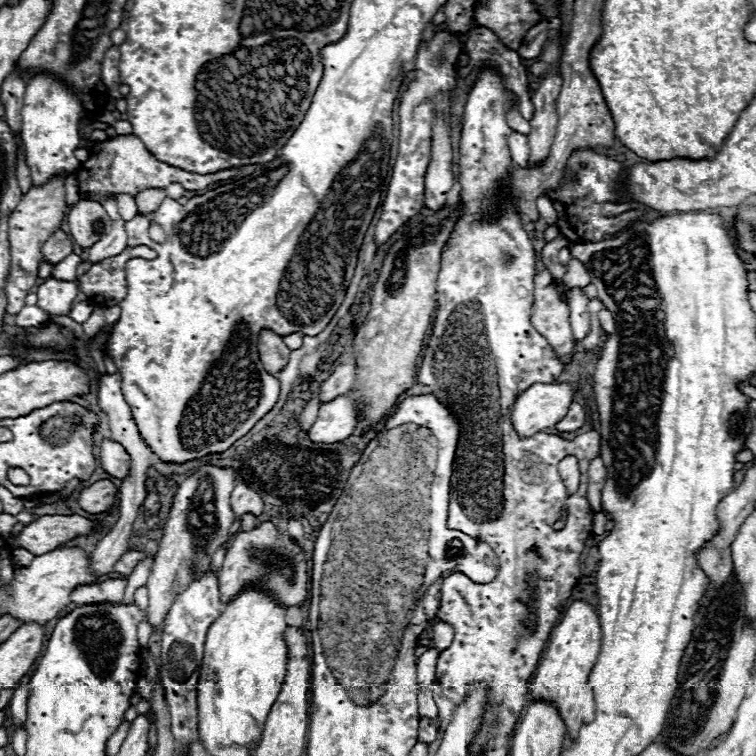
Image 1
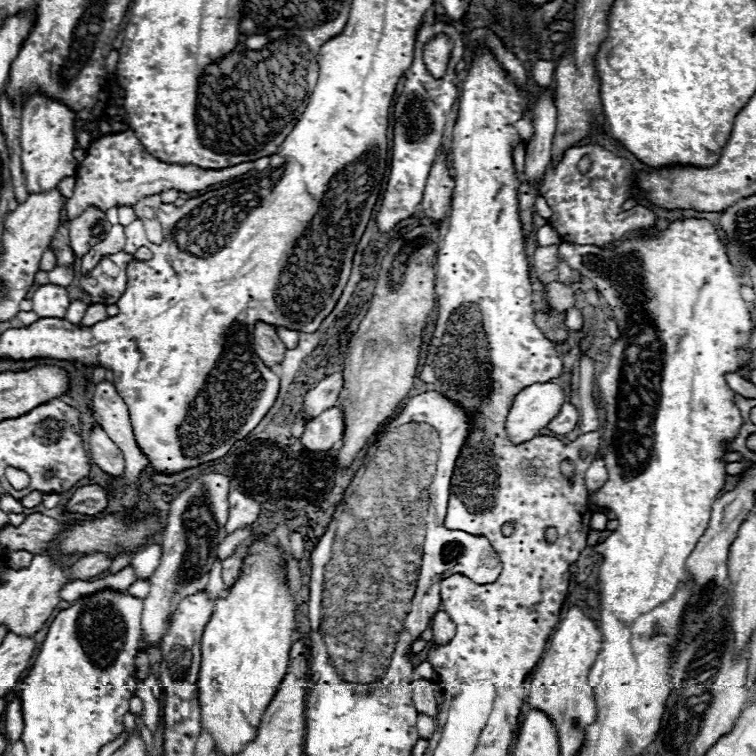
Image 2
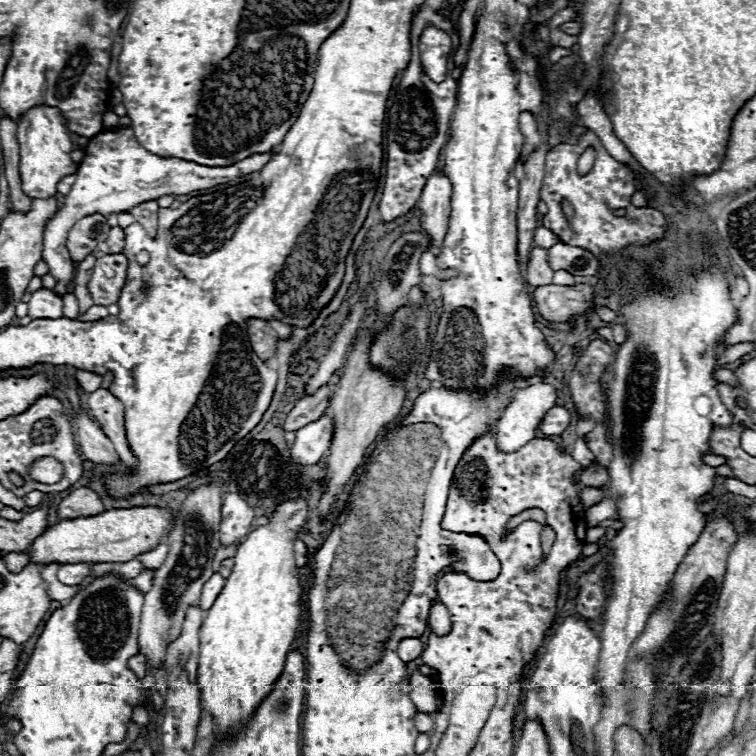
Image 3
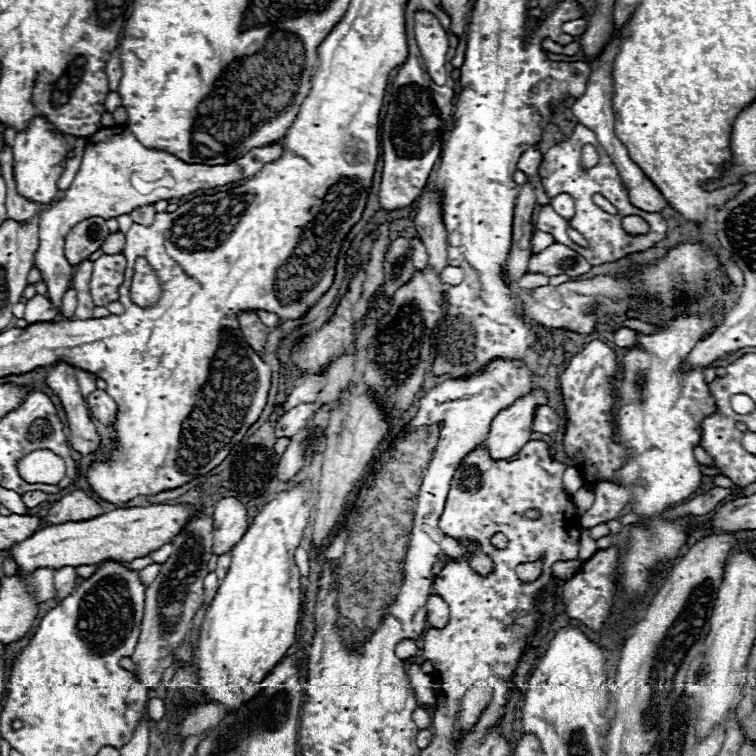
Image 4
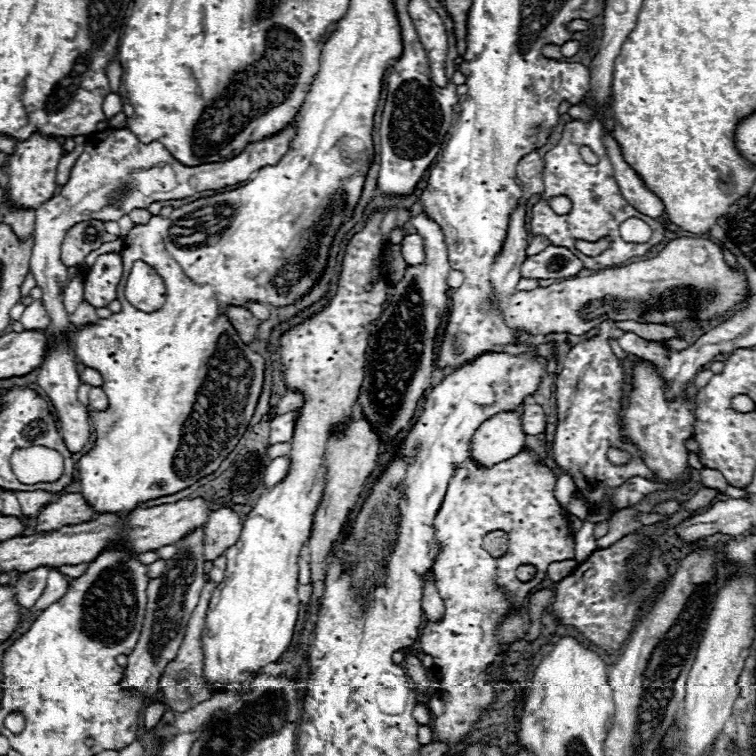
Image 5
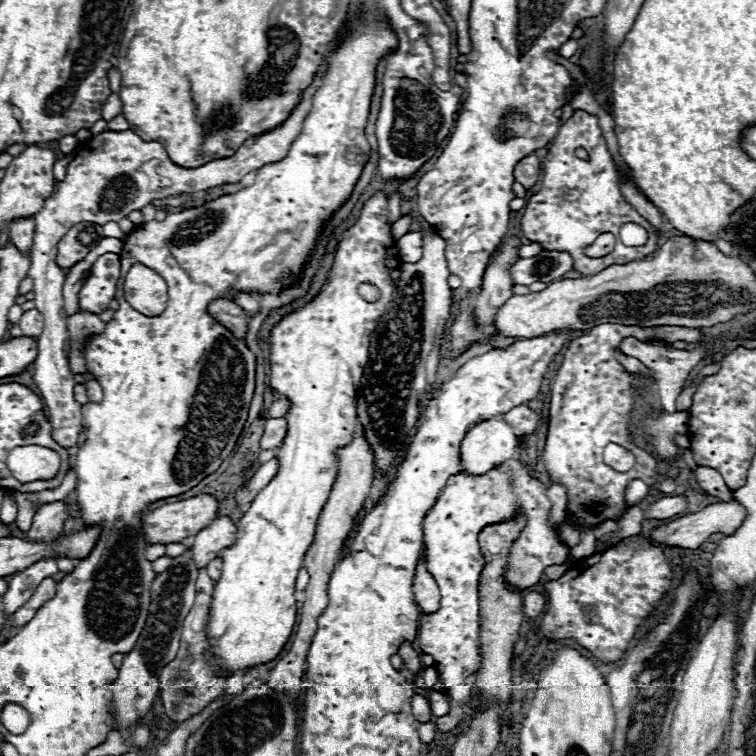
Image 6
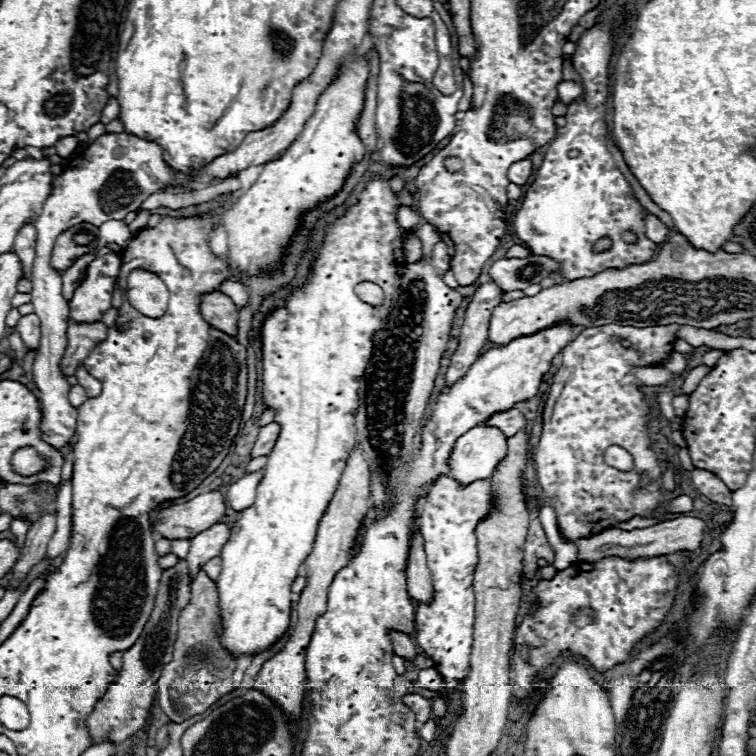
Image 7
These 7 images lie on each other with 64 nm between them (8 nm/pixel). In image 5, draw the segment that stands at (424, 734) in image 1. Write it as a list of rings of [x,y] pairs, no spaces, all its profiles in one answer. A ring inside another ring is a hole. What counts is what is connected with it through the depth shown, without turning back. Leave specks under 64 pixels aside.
[[[416,704],[416,708],[414,708],[414,720],[416,720],[420,726],[430,724],[430,722],[432,722],[432,712],[430,712],[424,704]]]

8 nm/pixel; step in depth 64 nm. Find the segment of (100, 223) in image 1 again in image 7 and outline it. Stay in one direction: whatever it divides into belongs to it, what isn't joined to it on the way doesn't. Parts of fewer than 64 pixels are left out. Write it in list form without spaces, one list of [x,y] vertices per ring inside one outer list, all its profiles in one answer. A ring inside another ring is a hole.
[[[88,222],[76,224],[62,232],[54,244],[52,252],[52,268],[56,270],[66,270],[70,262],[76,262],[82,254],[92,252],[94,248],[100,246],[100,236],[98,236],[98,226],[92,226]]]

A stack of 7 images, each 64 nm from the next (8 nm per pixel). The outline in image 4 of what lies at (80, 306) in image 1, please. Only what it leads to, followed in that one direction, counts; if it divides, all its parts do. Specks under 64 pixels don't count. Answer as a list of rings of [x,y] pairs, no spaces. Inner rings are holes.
[[[70,288],[70,290],[66,290],[66,294],[62,298],[62,314],[66,318],[72,318],[74,310],[76,310],[76,290]]]

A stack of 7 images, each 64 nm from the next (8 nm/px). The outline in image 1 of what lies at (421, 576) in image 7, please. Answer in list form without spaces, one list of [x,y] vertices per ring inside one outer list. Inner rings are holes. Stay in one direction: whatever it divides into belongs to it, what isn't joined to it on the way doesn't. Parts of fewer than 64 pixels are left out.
[[[436,622],[434,624],[434,648],[438,652],[446,650],[452,644],[452,636],[454,636],[454,628],[448,626],[446,622]]]

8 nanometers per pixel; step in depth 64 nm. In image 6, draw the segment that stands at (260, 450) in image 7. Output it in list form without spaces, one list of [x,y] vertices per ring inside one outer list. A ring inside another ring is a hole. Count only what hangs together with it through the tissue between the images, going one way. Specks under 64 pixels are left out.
[[[270,418],[264,426],[264,436],[260,440],[260,448],[270,450],[270,448],[282,446],[282,442],[286,438],[286,432],[288,432],[286,418]]]

